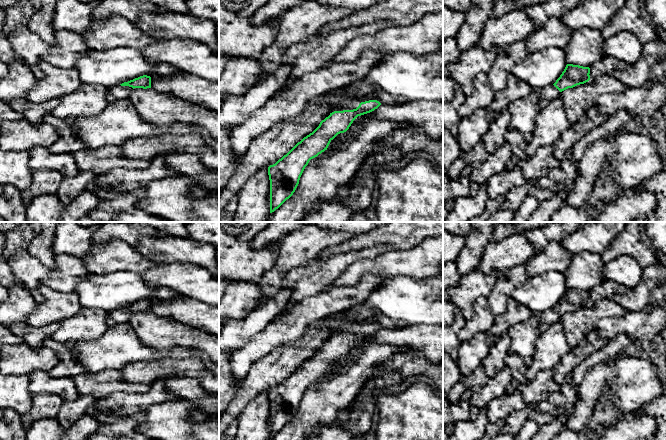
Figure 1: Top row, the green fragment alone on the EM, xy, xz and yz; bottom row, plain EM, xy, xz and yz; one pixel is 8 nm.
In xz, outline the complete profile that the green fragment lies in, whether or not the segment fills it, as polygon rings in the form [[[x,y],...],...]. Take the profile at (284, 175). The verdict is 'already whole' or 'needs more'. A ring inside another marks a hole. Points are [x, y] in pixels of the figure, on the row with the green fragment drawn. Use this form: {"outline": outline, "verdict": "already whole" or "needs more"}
{"outline": [[[382,90],[368,95],[359,95],[341,105],[337,111],[330,113],[322,120],[319,126],[309,135],[298,142],[286,155],[279,159],[275,164],[268,167],[270,180],[270,213],[278,209],[295,192],[300,177],[308,165],[309,161],[327,150],[330,142],[340,133],[346,132],[353,121],[361,115],[370,113],[377,109],[381,104],[402,104],[404,98],[394,97]]], "verdict": "needs more"}

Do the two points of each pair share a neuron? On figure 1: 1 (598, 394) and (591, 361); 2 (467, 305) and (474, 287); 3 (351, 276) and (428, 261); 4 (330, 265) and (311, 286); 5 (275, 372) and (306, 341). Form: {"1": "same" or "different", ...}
{"1": "different", "2": "same", "3": "same", "4": "same", "5": "same"}

